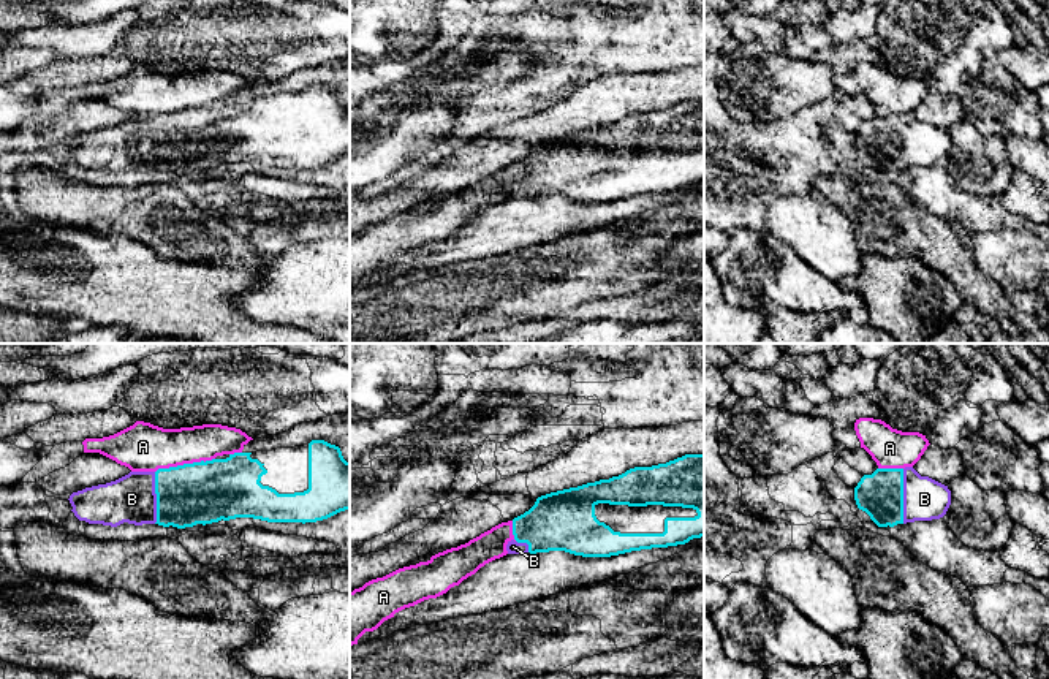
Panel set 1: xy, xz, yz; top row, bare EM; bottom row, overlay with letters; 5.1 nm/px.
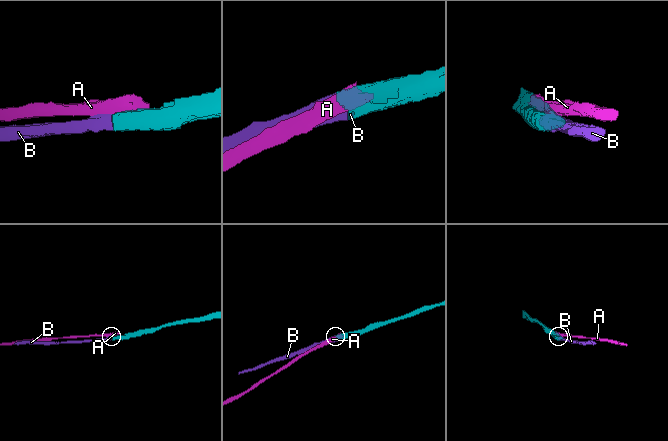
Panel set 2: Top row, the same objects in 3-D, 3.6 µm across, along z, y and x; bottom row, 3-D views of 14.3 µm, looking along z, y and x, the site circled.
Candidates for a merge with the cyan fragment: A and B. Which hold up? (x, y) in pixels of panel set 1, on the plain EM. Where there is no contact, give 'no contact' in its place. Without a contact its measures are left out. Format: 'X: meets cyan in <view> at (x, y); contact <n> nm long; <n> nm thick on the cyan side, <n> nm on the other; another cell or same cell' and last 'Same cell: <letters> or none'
A: meets cyan in xy at (184, 110); contact 320 nm long; 320 nm thick on the cyan side, 260 nm on the other; another cell
B: meets cyan in yz at (902, 141); contact 280 nm long; 220 nm thick on the cyan side, 220 nm on the other; same cell
Same cell: B

